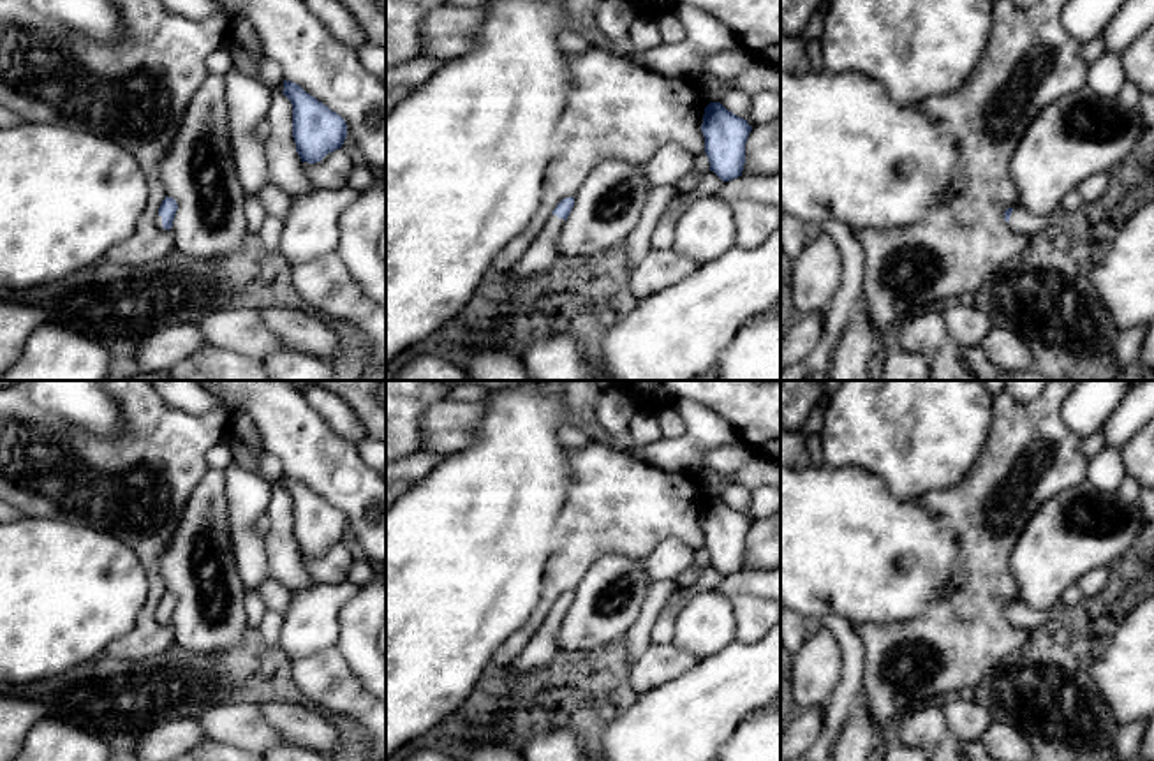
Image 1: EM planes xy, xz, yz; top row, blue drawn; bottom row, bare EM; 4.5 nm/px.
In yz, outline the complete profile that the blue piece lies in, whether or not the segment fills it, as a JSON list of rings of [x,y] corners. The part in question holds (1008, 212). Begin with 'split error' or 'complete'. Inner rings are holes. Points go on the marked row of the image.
split error; [[[1024,206],[1008,208],[1004,211],[1004,220],[1010,224],[1011,229],[1022,233],[1022,234],[1036,234],[1048,227],[1057,217],[1061,217],[1064,211],[1059,206],[1050,215],[1045,217],[1034,217],[1031,215]]]

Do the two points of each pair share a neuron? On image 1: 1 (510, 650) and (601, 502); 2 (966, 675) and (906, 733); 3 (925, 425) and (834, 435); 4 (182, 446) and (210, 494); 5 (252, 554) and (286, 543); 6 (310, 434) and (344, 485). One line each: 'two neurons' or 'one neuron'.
1: one neuron
2: two neurons
3: one neuron
4: two neurons
5: two neurons
6: one neuron

